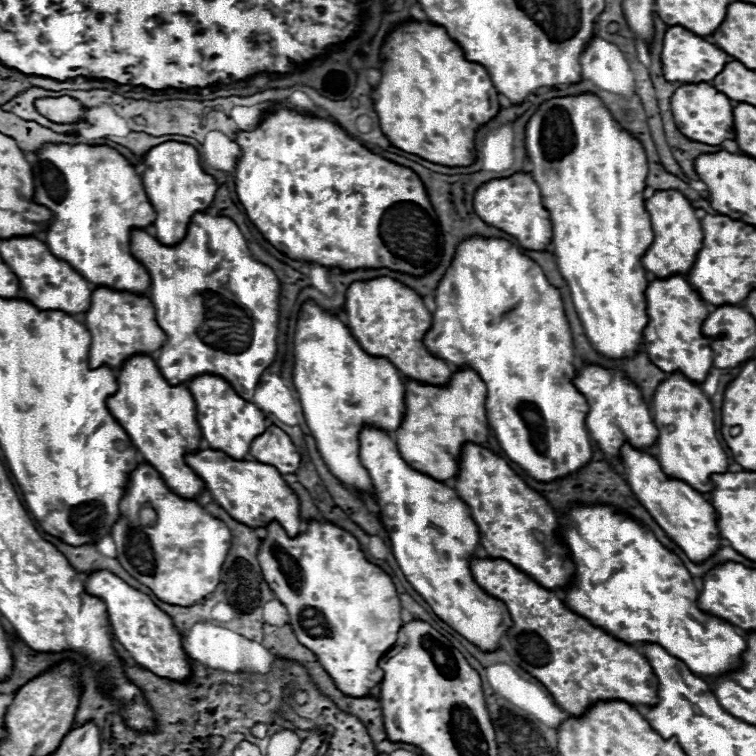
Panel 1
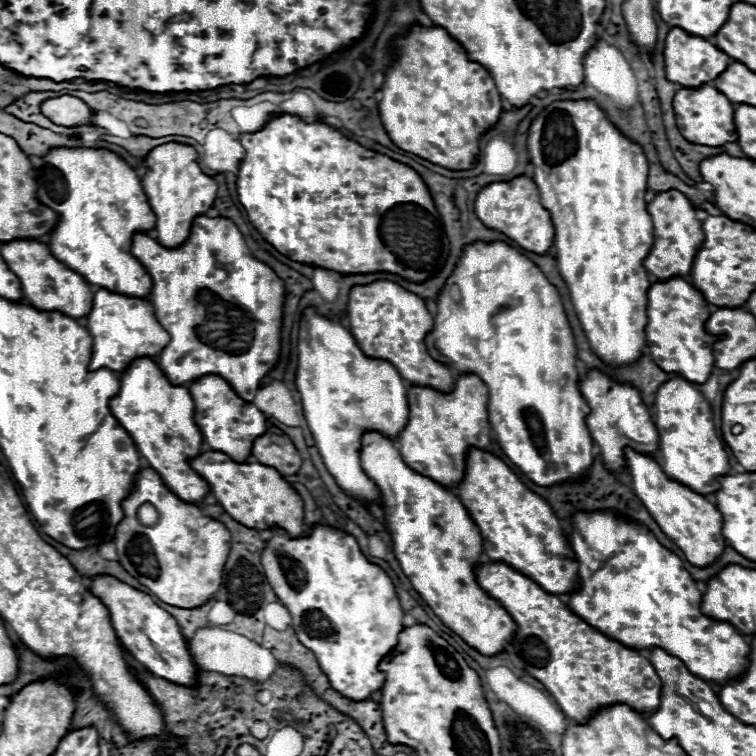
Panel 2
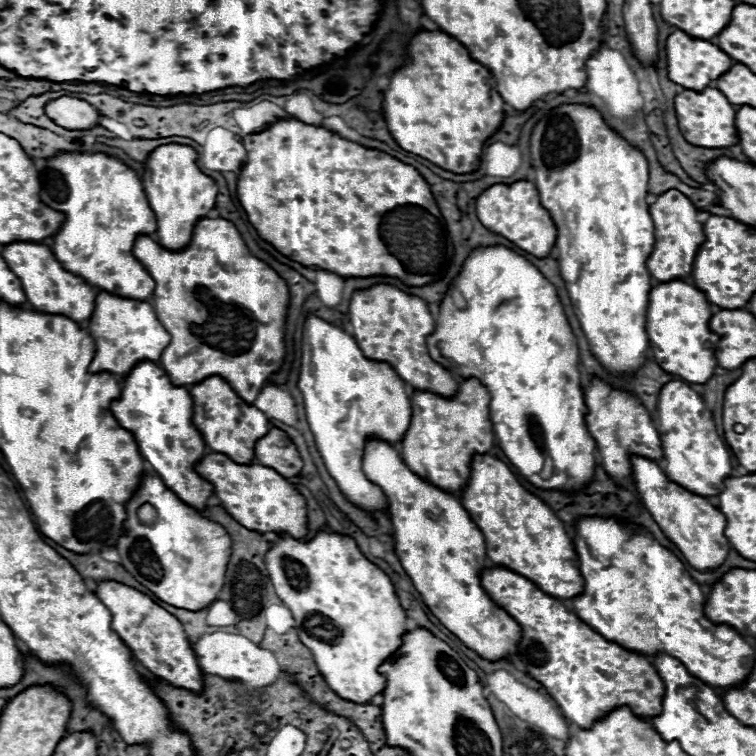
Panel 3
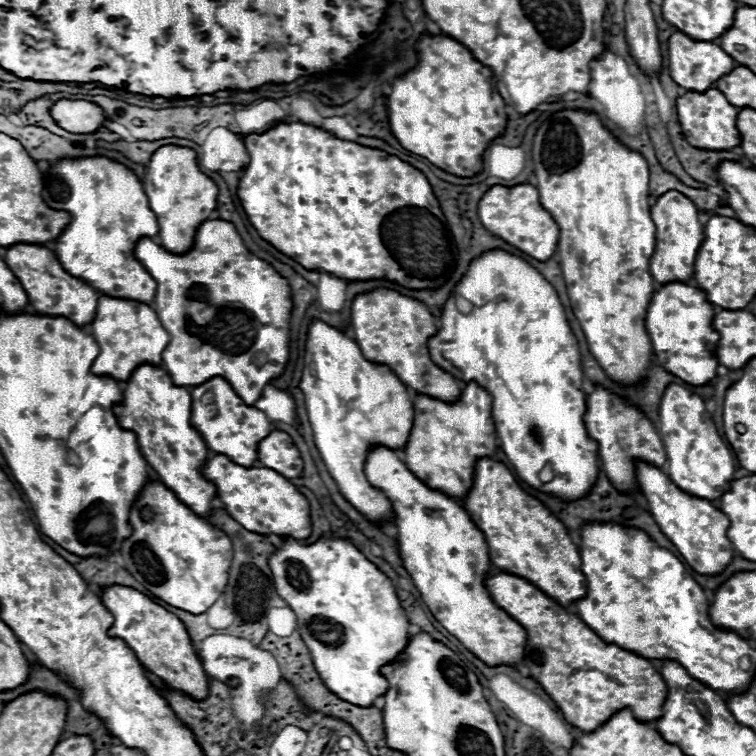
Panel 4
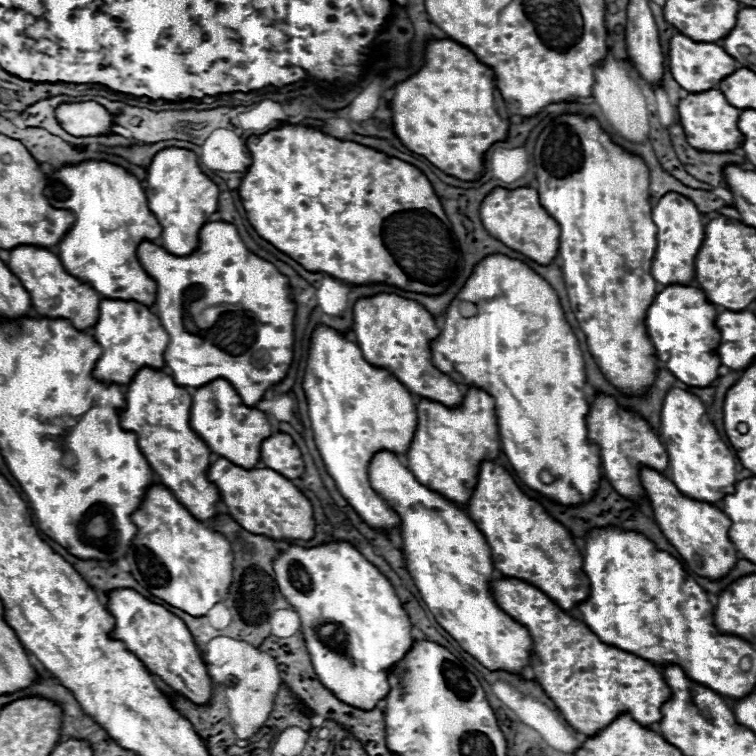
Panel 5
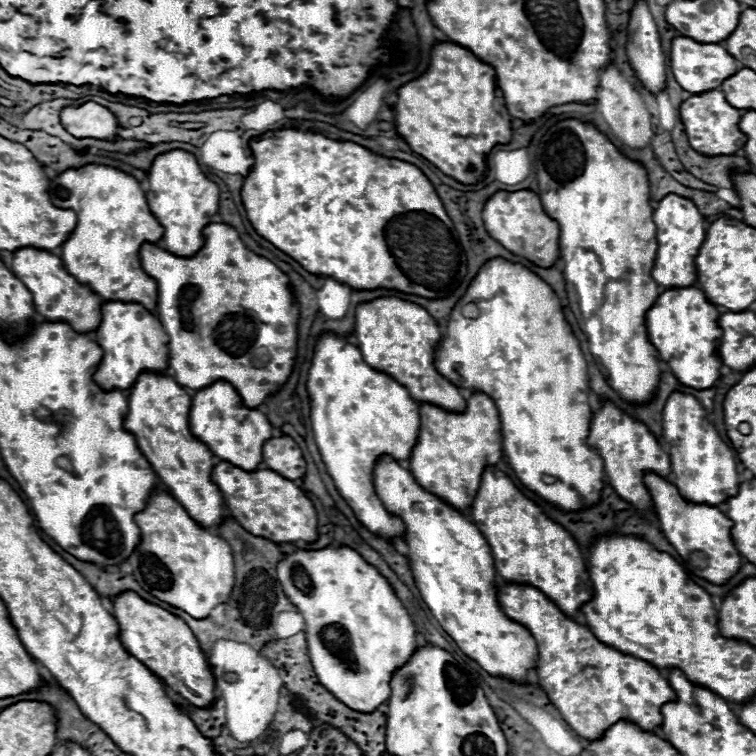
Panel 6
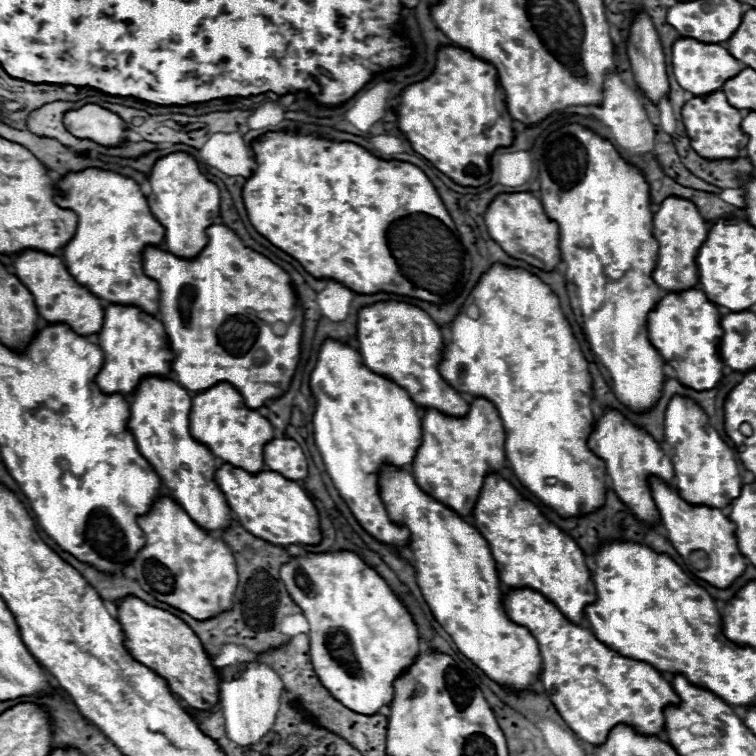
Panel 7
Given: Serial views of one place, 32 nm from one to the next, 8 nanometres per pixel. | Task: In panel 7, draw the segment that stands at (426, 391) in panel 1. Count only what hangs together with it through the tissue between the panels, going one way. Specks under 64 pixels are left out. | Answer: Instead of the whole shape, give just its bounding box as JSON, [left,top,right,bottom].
[412,398,506,518]

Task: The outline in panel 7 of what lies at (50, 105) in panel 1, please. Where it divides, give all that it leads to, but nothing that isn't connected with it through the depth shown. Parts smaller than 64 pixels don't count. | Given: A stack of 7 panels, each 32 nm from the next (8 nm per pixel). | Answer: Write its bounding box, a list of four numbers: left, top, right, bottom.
[64,104,128,148]

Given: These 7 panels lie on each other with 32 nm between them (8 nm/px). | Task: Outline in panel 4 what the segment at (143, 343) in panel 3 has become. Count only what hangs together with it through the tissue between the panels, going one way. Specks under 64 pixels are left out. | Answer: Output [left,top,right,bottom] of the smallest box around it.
[90,296,168,382]

